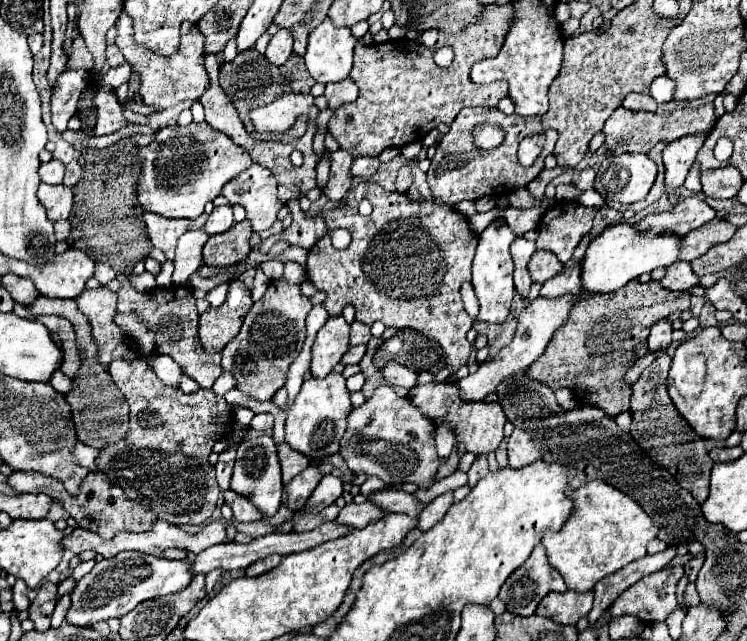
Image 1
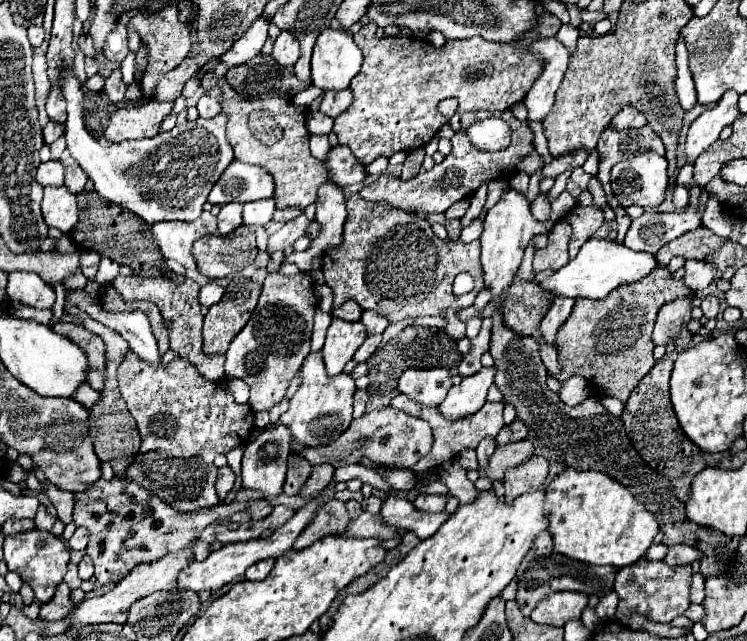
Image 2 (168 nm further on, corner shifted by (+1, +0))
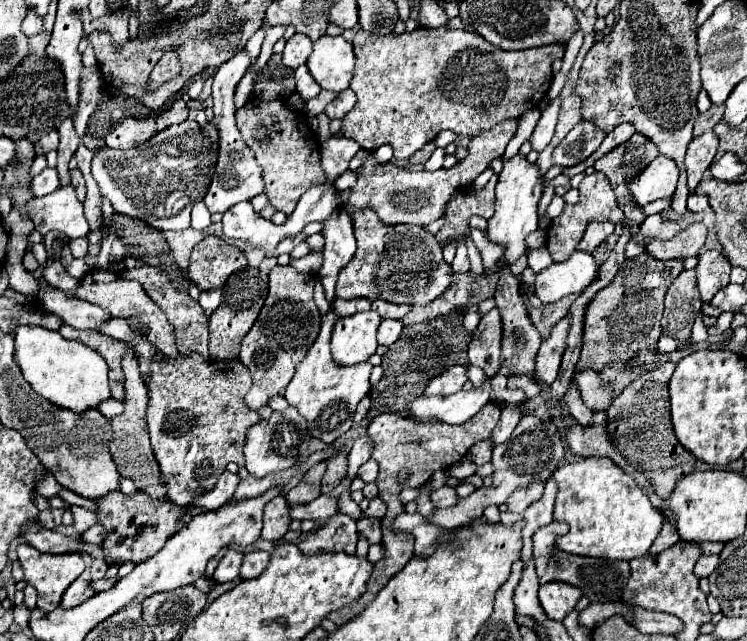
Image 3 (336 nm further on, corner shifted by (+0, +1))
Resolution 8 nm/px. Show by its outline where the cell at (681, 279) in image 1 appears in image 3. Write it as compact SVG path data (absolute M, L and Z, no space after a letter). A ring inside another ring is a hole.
M705 251L699 257L697 265L697 285L701 291L703 303L711 303L717 291L725 289L729 285L729 273L731 273L731 263L725 261L727 257L719 251Z

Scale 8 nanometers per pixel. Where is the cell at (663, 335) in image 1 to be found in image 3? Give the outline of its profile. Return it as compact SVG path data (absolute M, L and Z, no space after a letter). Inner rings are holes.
M695 269L683 271L667 289L665 313L663 313L663 333L671 335L679 343L691 337L691 327L701 313L701 295L697 289Z

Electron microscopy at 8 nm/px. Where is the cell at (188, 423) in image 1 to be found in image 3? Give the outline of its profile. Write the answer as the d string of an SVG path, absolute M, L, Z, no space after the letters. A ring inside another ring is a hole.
M199 353L179 357L177 363L151 361L147 423L161 477L173 503L189 505L199 493L211 491L229 461L245 463L245 431L261 417L249 409L243 395L251 387L251 373L239 361L205 361Z

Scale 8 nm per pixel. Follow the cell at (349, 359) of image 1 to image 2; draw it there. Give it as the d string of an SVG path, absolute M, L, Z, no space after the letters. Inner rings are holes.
M368 336L368 338L362 342L360 350L356 350L356 354L354 354L352 360L354 360L354 362L366 362L366 360L374 354L374 350L378 348L380 340L382 340L382 336Z

